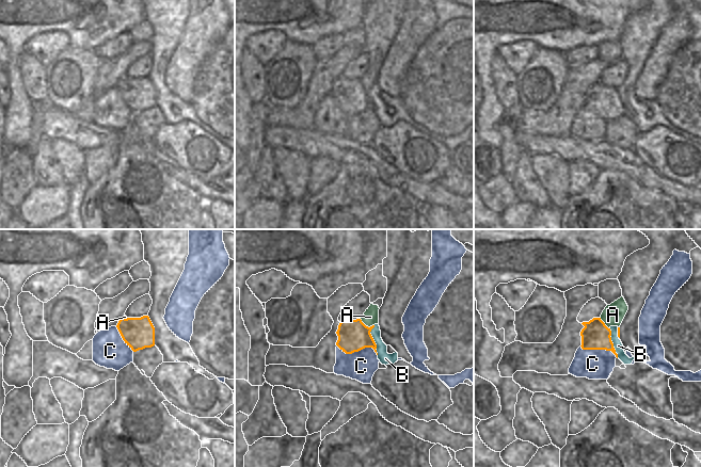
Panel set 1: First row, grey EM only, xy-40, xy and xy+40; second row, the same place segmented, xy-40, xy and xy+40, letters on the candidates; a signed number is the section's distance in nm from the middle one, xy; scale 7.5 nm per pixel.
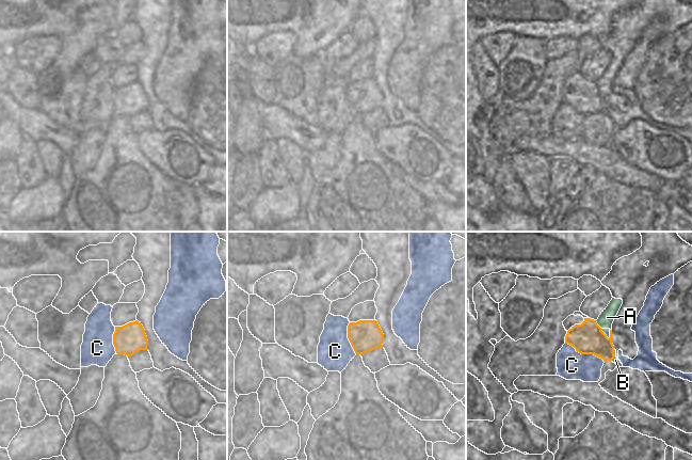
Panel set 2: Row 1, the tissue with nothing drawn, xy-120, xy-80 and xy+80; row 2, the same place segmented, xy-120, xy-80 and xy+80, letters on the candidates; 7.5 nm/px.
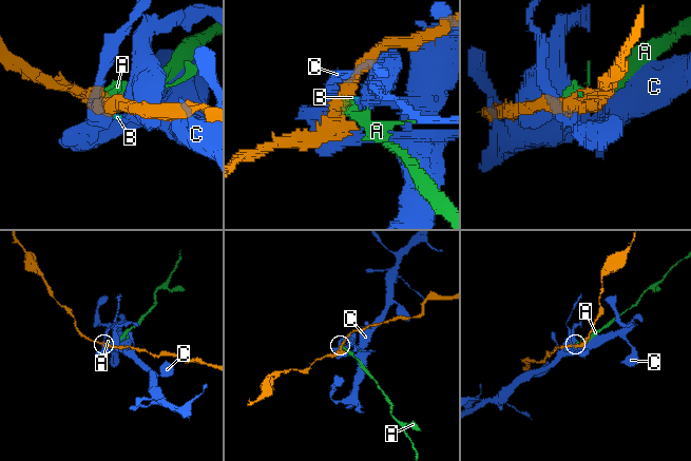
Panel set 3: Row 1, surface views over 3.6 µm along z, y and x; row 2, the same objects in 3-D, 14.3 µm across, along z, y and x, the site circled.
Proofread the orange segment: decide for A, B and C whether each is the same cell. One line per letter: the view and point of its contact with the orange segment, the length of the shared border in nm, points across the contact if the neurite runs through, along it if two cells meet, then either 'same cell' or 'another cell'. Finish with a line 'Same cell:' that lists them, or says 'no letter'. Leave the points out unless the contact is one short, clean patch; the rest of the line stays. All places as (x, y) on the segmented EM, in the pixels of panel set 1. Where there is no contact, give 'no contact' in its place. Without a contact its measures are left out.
A: contact xy (367, 326); length 120 nm; border xy (360, 319), (368, 326), (373, 325); another cell
B: contact xy+40 (611, 342); length 240 nm; border xy+40 (609, 327), (610, 340), (618, 357); another cell
C: contact xy (359, 350); length 320 nm; border xy (337, 345), (346, 353), (371, 348), (377, 355); another cell
Same cell: no letter

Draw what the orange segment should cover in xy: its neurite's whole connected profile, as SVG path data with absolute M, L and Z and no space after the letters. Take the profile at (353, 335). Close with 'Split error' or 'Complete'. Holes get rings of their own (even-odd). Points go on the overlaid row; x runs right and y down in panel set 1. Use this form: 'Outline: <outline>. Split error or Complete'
Outline: M361 319L344 320L336 332L336 345L346 354L359 352L365 348L372 348L377 353L377 344L370 334L375 325L368 327Z. Complete

